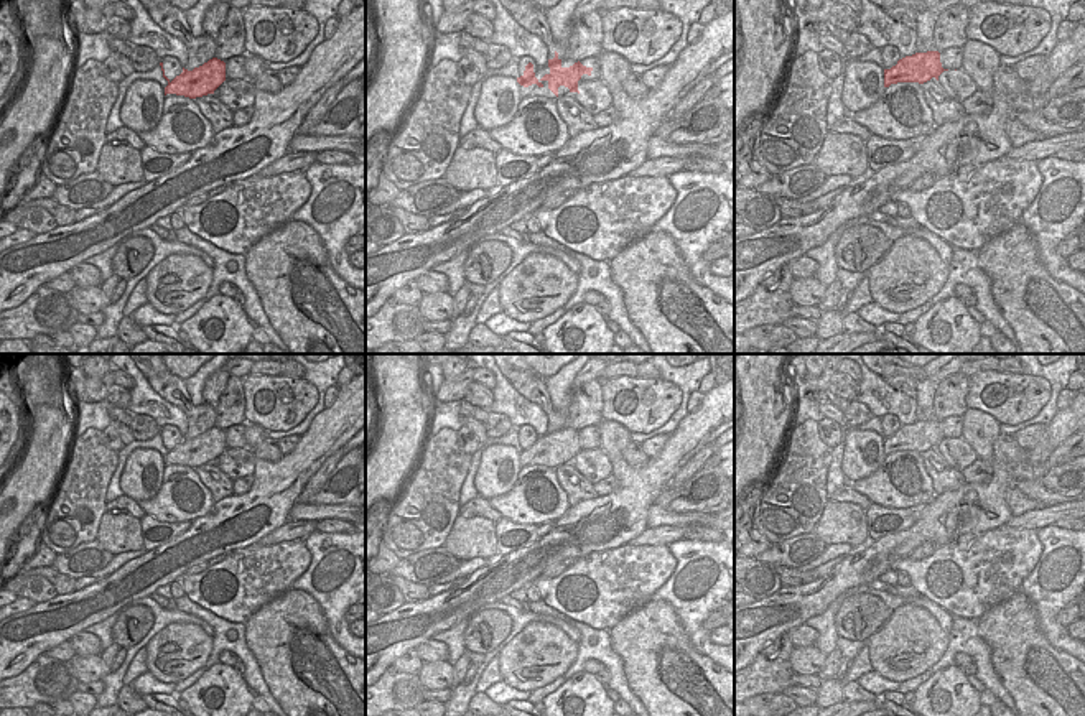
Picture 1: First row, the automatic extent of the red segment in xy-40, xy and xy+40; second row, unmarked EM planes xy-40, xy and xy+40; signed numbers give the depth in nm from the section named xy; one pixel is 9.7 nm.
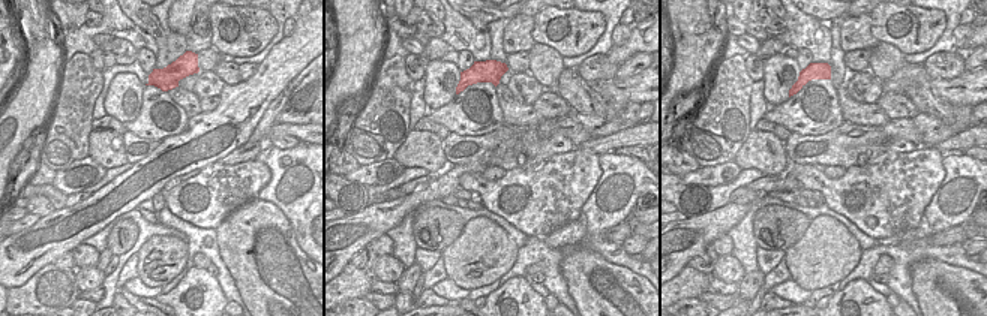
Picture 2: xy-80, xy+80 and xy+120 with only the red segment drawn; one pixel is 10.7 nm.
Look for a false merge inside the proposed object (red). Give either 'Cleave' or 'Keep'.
Keep

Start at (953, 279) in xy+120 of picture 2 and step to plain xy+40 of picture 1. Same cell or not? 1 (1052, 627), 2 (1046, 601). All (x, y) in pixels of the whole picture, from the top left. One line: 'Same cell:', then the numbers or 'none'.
Same cell: none

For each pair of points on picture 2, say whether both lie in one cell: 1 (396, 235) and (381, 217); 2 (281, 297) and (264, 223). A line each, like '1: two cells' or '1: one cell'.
1: two cells
2: one cell

